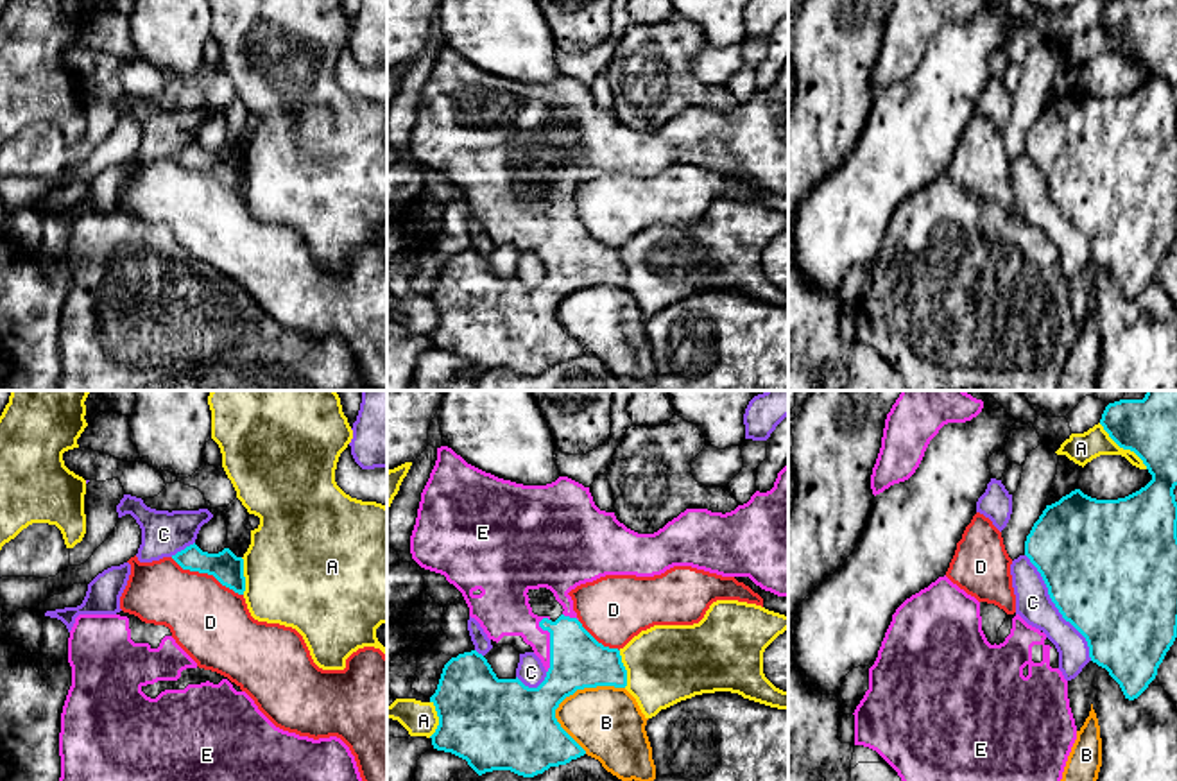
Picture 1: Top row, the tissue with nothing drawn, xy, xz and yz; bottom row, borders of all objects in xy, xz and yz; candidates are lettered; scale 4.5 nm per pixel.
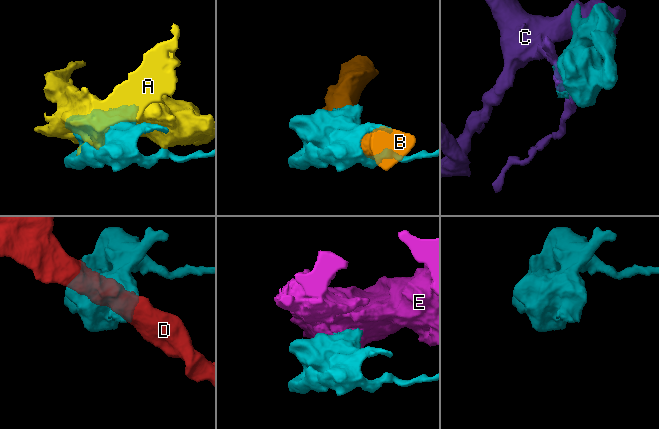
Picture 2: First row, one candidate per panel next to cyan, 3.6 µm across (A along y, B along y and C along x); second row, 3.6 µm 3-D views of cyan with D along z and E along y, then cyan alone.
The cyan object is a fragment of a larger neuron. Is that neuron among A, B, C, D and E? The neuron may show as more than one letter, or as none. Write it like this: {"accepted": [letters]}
{"accepted": ["E"]}

